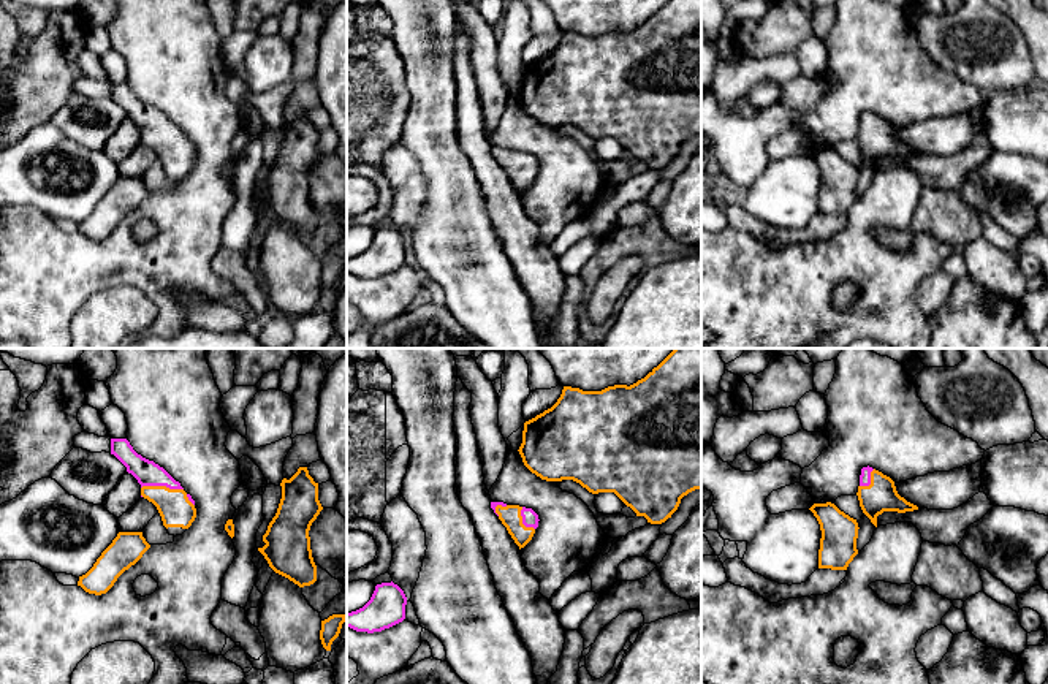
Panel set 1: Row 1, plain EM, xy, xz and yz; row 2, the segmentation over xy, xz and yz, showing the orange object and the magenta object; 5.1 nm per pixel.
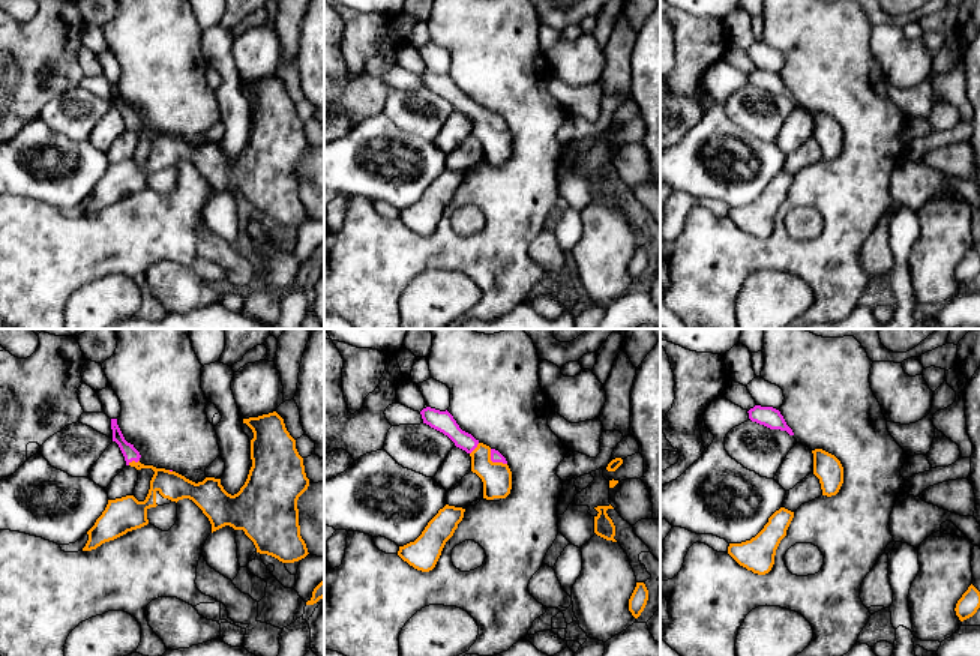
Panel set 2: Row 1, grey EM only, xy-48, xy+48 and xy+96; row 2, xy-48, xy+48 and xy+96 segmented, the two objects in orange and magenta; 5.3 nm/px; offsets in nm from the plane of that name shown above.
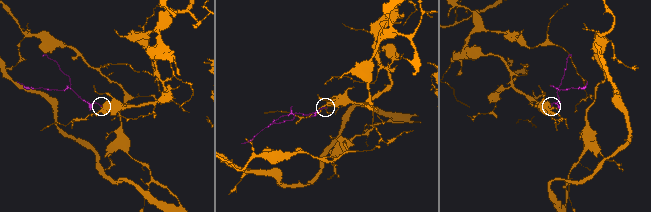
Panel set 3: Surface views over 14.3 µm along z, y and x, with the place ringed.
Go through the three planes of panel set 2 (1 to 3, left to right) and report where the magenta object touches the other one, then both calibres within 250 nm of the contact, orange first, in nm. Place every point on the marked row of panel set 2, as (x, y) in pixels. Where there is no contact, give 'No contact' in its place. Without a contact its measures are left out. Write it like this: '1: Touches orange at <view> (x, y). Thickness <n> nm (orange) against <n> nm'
1: Touches orange at xy-48 (132, 461). Thickness 150 nm (orange) against 80 nm
2: Touches orange at xy+48 (494, 463). Thickness 160 nm (orange) against 60 nm
3: No contact

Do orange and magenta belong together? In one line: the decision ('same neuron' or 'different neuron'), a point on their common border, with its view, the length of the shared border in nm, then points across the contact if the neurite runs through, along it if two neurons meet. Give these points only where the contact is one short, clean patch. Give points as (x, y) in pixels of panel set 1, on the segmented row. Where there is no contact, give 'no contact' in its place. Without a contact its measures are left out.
same neuron | xy (162, 486) | 220 nm | across xy (176, 510), (162, 486), (148, 474)

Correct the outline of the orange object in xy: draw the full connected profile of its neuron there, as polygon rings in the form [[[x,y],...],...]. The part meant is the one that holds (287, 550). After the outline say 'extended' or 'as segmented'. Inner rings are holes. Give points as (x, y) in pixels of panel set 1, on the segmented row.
[[[299,467],[290,480],[283,478],[280,486],[282,499],[277,513],[263,535],[266,545],[258,548],[258,551],[275,573],[288,578],[299,587],[310,586],[317,581],[317,565],[312,557],[309,530],[323,510],[318,500],[318,483],[309,475],[307,467]]]; as segmented

